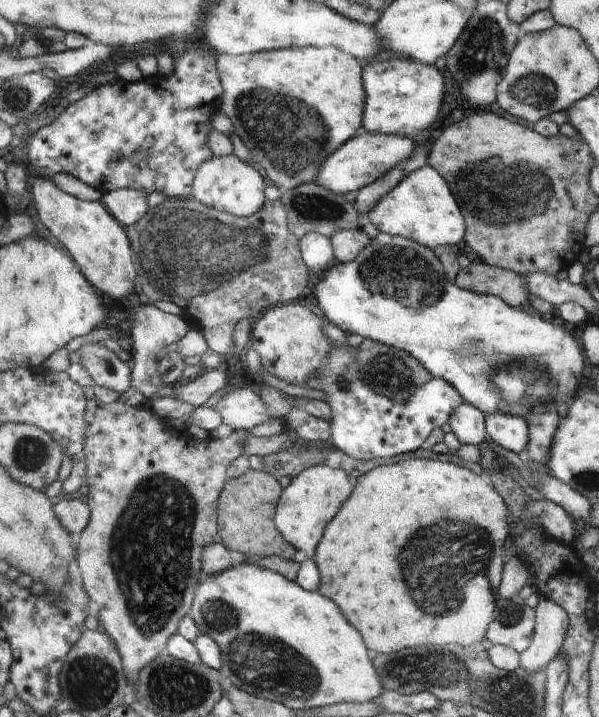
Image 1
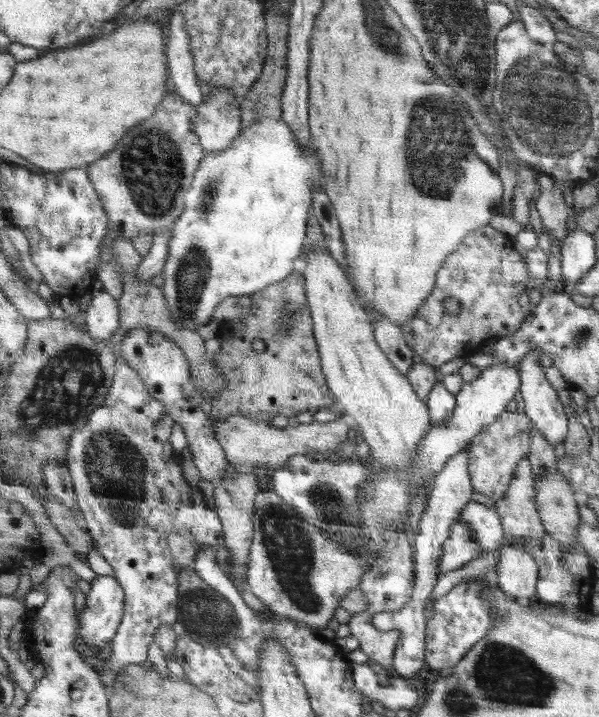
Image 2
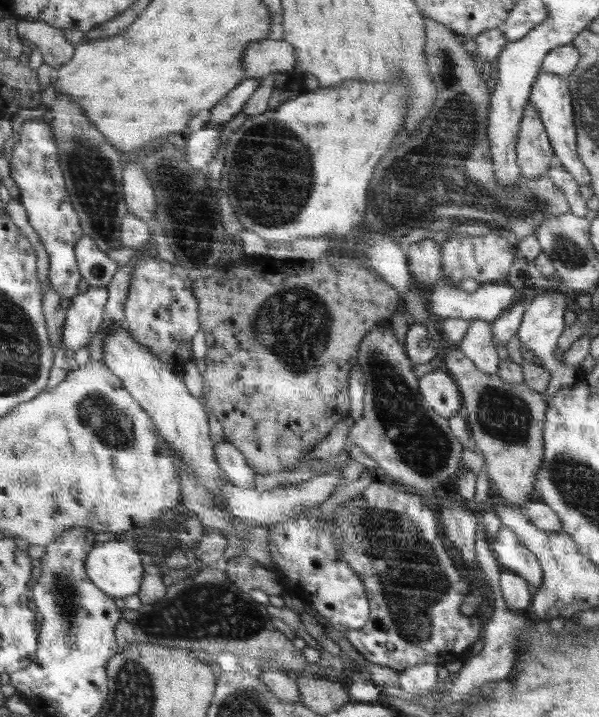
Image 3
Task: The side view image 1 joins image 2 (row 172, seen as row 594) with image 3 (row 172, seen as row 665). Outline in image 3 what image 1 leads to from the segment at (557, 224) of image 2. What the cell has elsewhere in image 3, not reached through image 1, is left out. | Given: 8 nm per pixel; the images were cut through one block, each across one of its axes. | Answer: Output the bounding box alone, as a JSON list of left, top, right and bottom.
[515,106,555,180]

